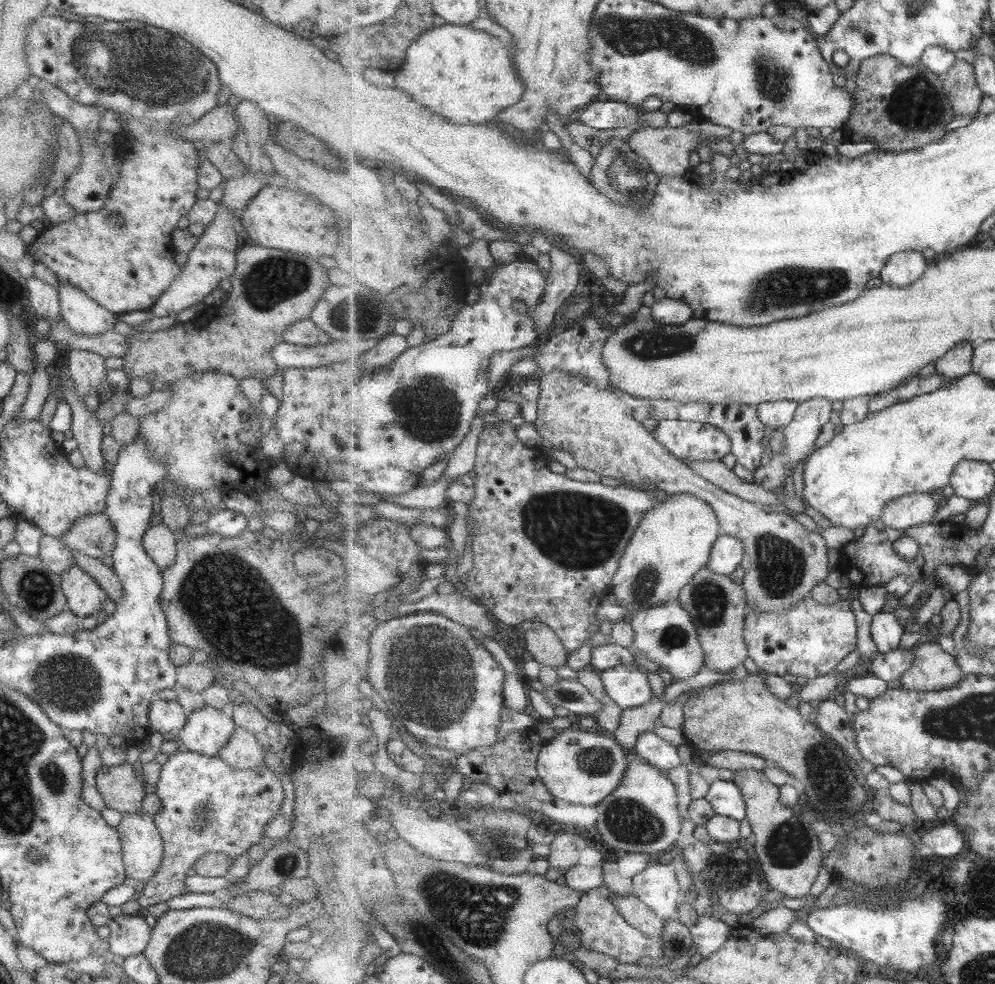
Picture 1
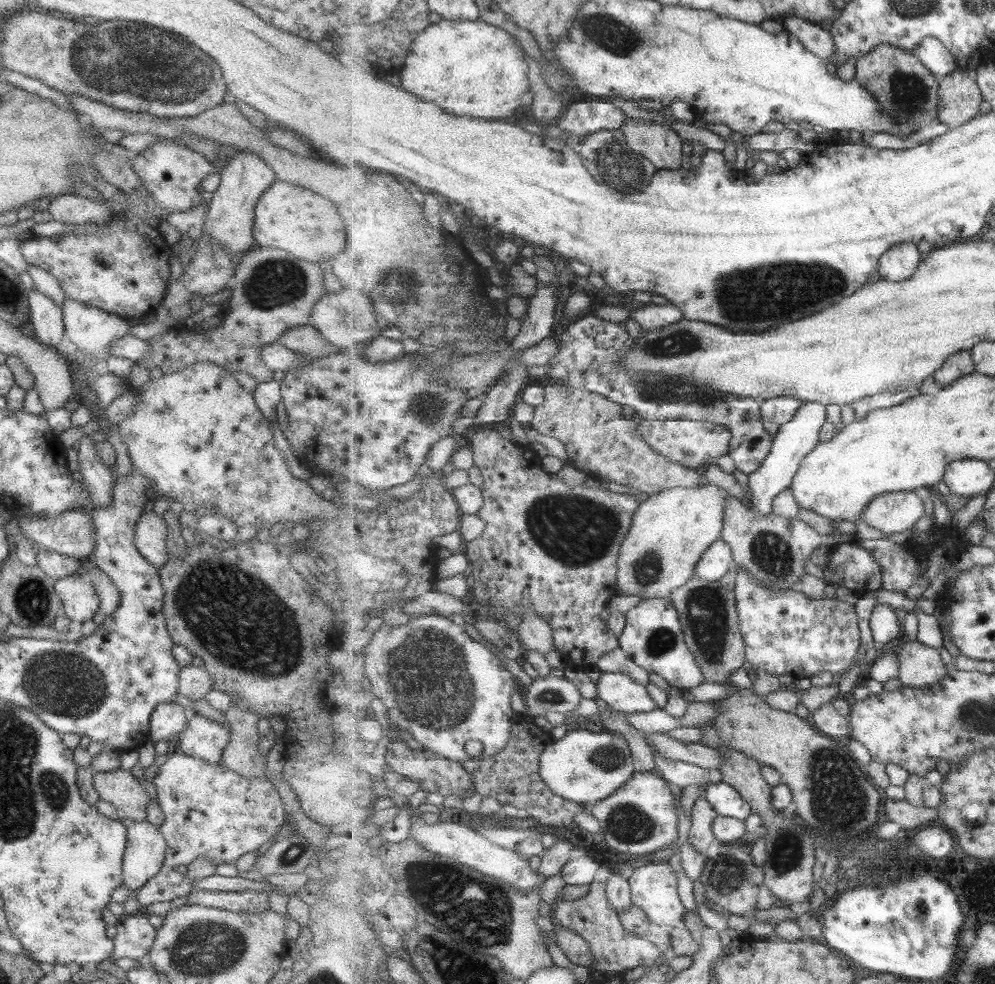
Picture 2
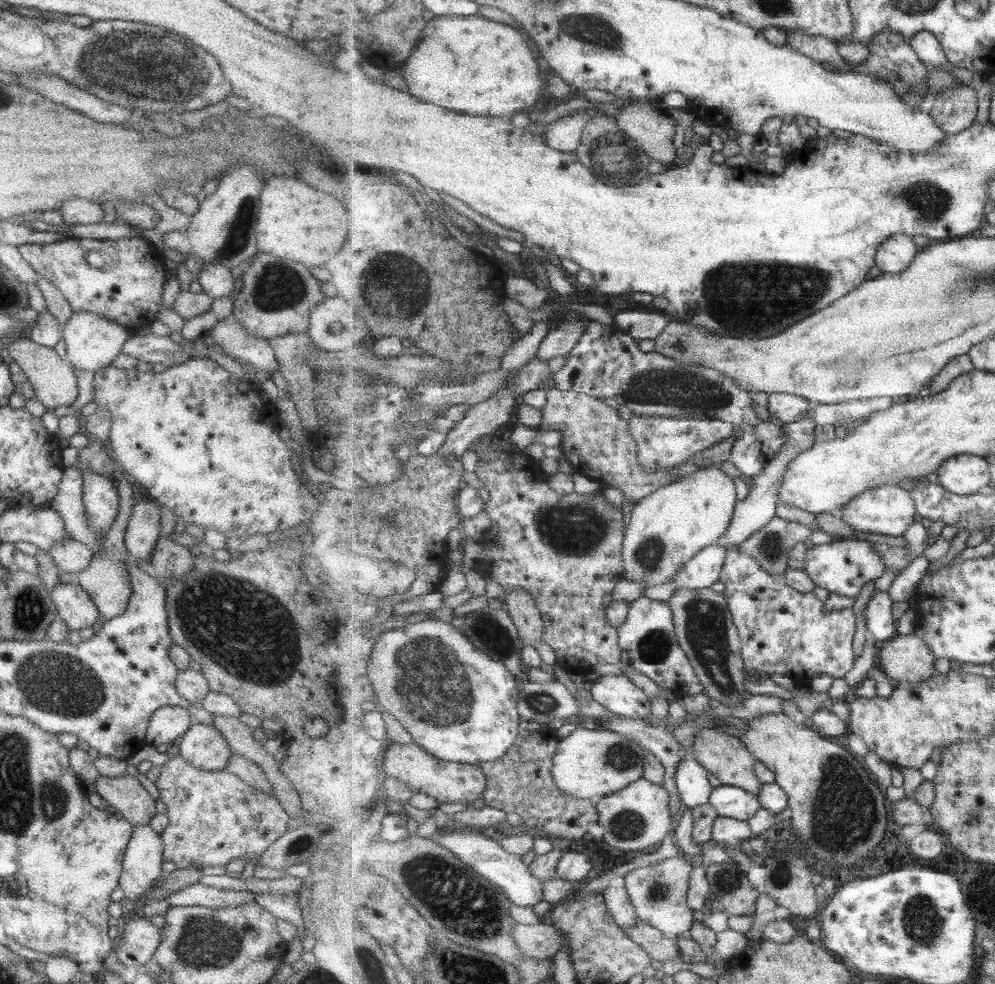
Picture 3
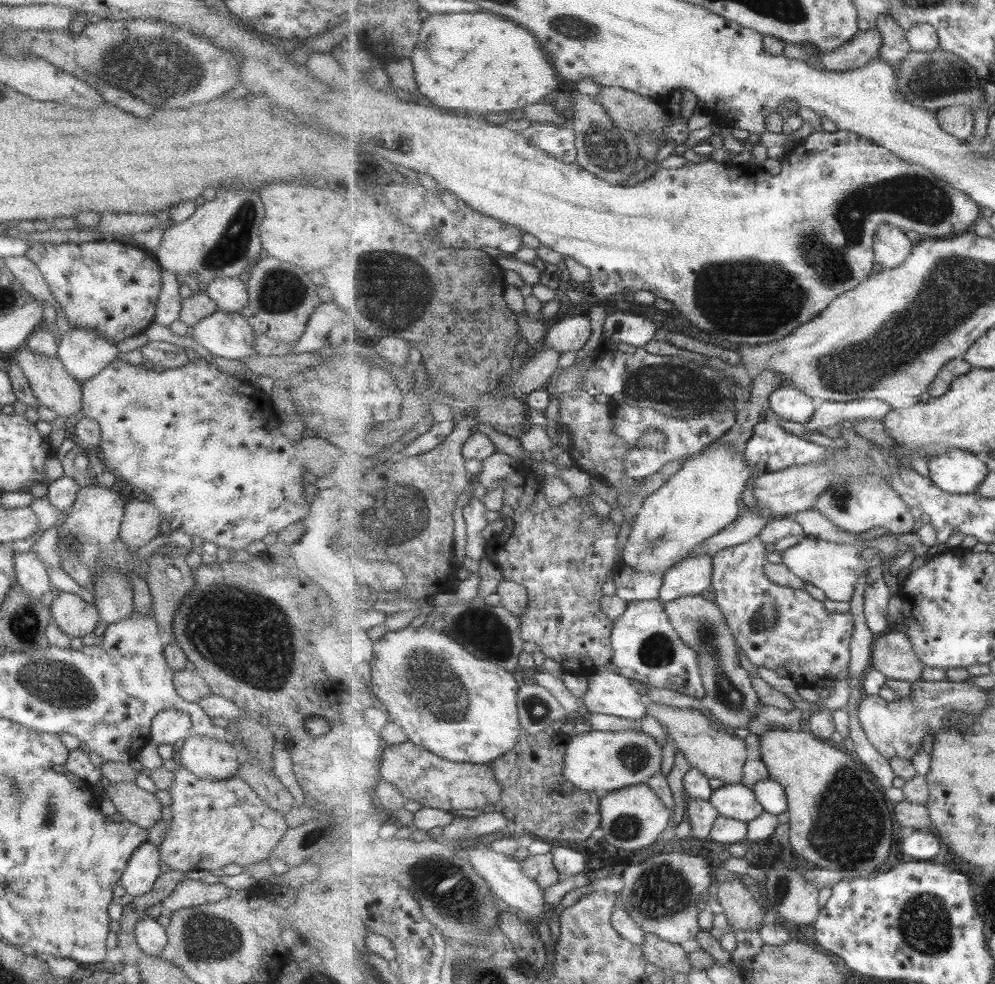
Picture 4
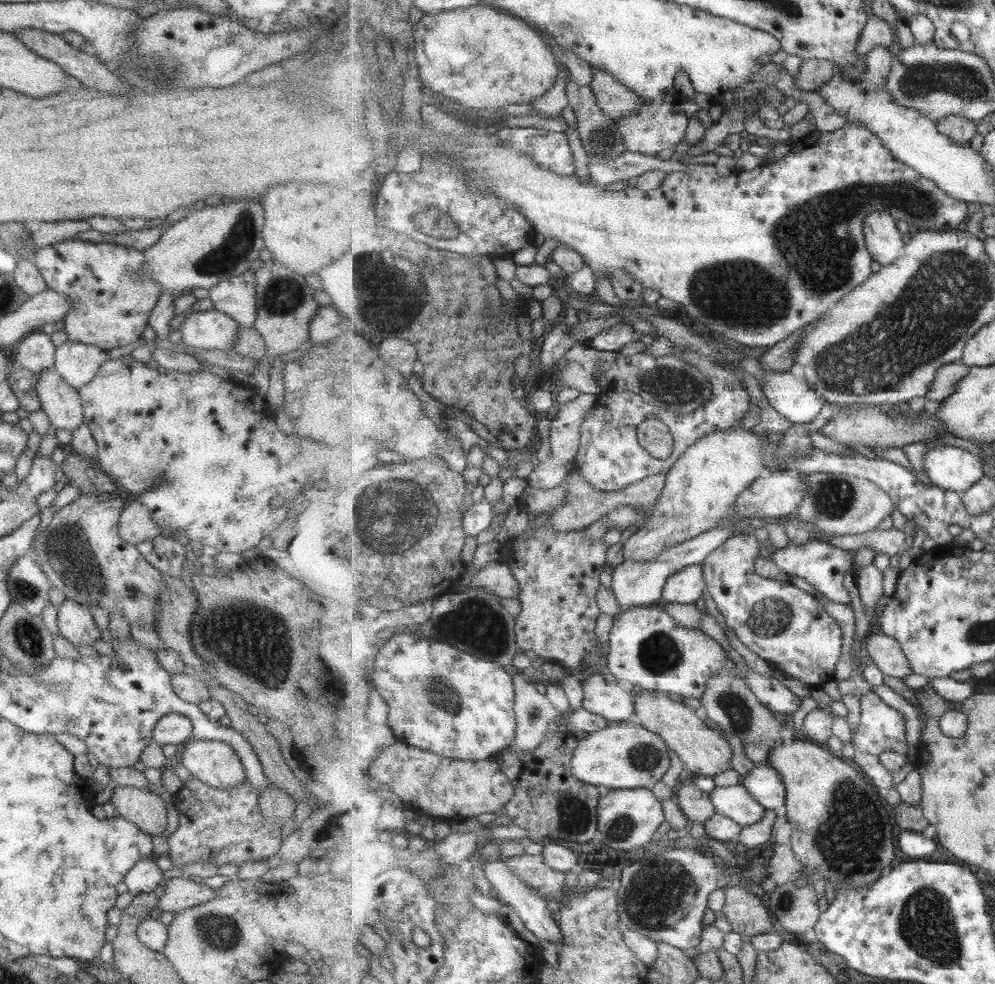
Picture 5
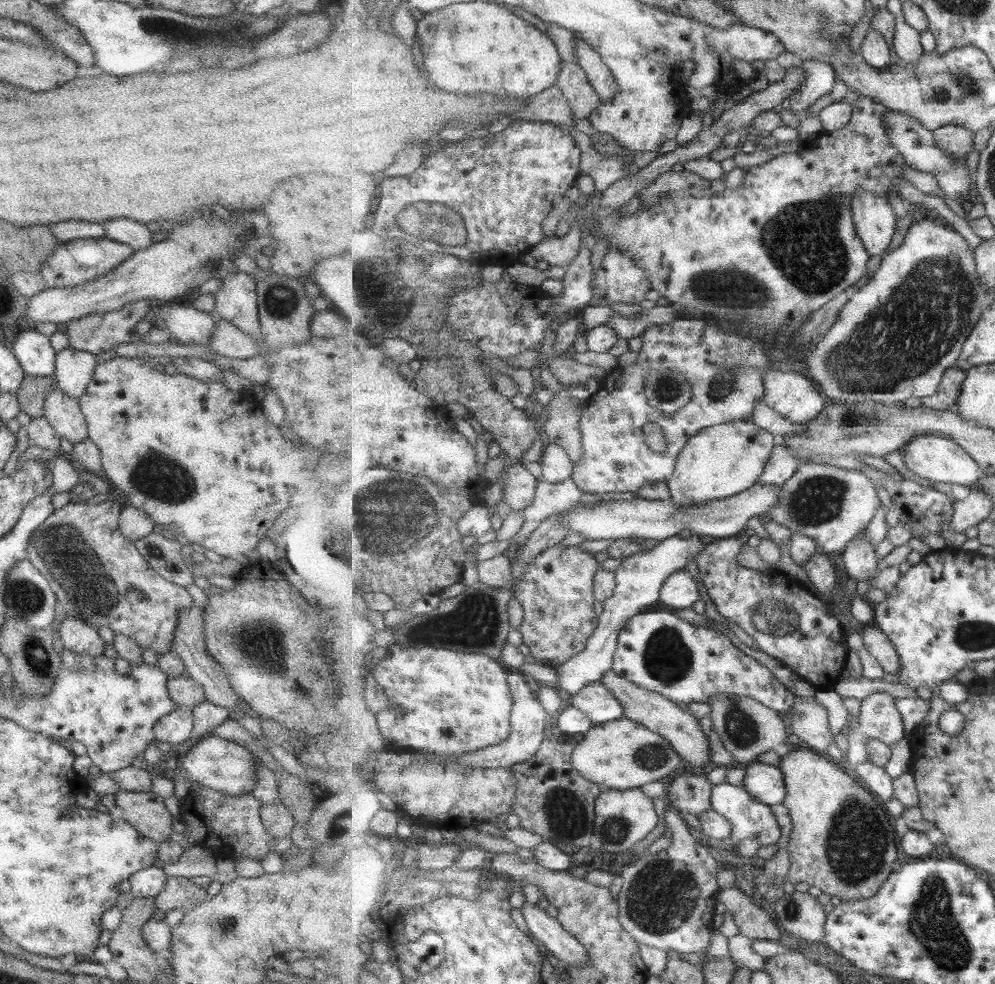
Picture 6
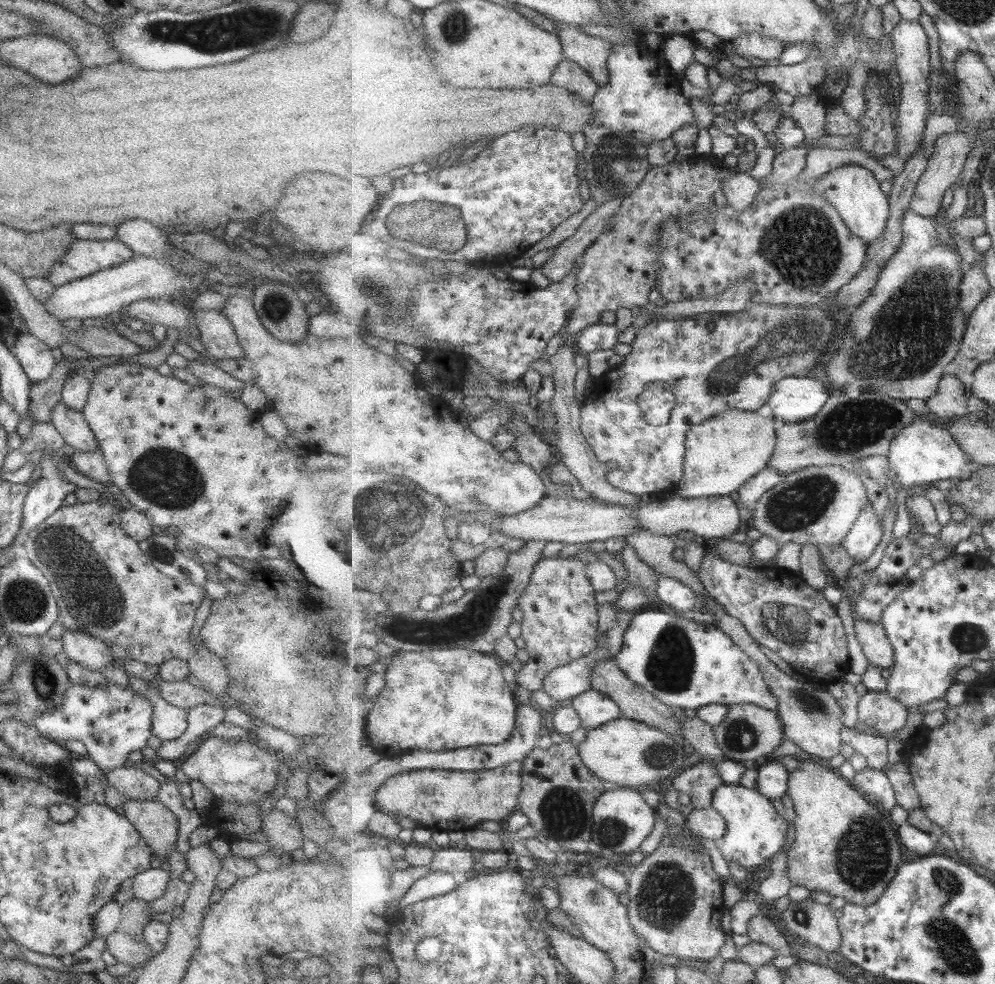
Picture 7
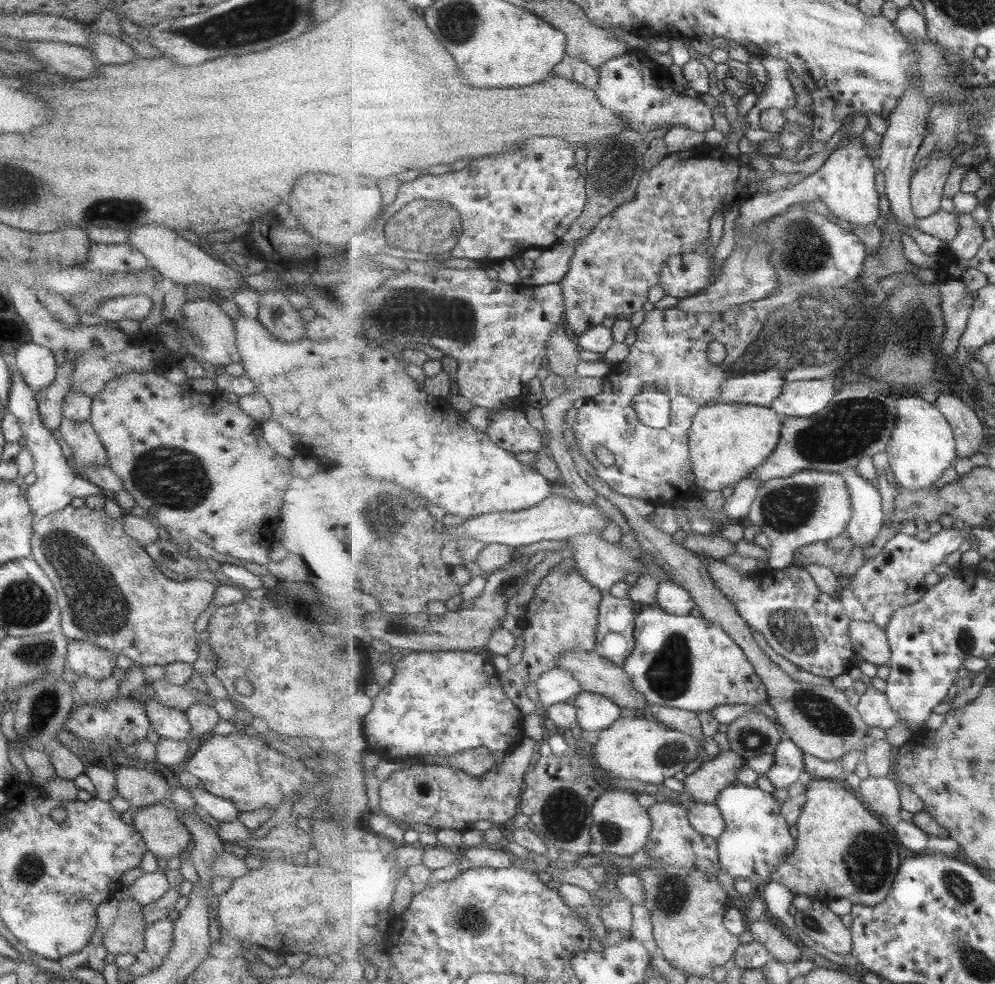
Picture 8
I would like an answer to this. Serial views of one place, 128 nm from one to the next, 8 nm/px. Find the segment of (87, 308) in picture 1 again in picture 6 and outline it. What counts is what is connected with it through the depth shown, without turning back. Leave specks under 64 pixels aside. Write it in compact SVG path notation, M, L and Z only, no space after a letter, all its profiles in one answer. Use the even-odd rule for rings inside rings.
M66 347L55 353L54 377L56 386L67 396L77 398L84 393L97 366L95 355L84 350Z

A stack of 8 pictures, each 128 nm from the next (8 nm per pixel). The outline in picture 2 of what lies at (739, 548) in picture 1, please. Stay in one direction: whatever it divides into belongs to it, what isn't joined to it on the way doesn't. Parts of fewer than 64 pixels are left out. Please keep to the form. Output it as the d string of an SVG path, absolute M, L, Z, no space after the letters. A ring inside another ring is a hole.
M723 538L711 545L696 568L694 577L718 581L729 574L735 562L732 546Z

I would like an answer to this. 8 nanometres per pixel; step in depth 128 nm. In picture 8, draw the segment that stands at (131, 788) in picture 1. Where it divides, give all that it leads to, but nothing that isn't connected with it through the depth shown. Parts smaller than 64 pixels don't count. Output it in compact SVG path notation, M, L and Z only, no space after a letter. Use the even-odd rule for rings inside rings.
M161 803L151 804L145 808L130 810L133 813L132 826L142 836L146 850L156 858L170 859L177 857L191 840L186 826L178 816Z

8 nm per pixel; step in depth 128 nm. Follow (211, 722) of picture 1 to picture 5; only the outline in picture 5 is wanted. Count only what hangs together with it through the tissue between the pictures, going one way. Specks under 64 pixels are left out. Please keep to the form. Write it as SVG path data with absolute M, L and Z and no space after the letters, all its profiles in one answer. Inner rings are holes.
M192 741L183 747L179 760L193 778L223 790L245 781L244 768L229 745L218 741Z

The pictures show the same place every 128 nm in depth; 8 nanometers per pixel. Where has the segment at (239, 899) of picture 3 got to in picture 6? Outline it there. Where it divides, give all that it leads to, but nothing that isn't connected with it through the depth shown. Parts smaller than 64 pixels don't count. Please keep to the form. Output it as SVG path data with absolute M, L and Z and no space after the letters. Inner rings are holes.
M168 877L163 885L163 888L159 891L159 894L154 896L154 907L161 912L167 913L174 908L186 910L189 907L196 905L208 897L204 889L190 882L185 877Z

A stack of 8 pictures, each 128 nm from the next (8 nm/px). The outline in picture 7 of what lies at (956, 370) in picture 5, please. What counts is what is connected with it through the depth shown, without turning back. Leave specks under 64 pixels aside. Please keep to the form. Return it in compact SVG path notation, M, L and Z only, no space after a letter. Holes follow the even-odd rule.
M945 374L940 382L938 393L926 400L927 408L945 424L967 414L968 393L965 384L955 375Z

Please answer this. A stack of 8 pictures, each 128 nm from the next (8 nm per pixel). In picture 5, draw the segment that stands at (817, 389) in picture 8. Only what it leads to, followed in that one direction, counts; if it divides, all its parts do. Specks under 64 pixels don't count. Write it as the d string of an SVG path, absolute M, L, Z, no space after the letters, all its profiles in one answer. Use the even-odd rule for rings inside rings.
M743 357L740 360L740 366L742 366L742 370L757 378L770 406L793 425L813 422L822 411L824 404L821 402L819 394L815 392L815 389L812 388L805 378L796 378L789 371L766 374L762 369L760 360L753 360L753 358Z

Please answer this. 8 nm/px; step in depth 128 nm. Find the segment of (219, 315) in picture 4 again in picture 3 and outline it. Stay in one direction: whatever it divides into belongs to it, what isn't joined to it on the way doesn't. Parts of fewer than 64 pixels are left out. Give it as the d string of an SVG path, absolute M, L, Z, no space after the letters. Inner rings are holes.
M231 315L210 328L207 335L222 348L223 354L231 358L268 372L276 368L274 350L268 339L247 334Z

